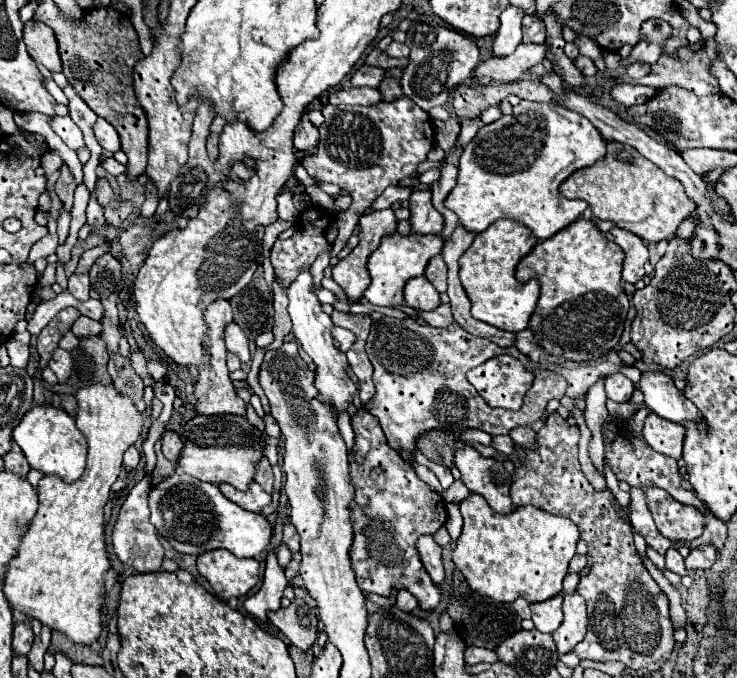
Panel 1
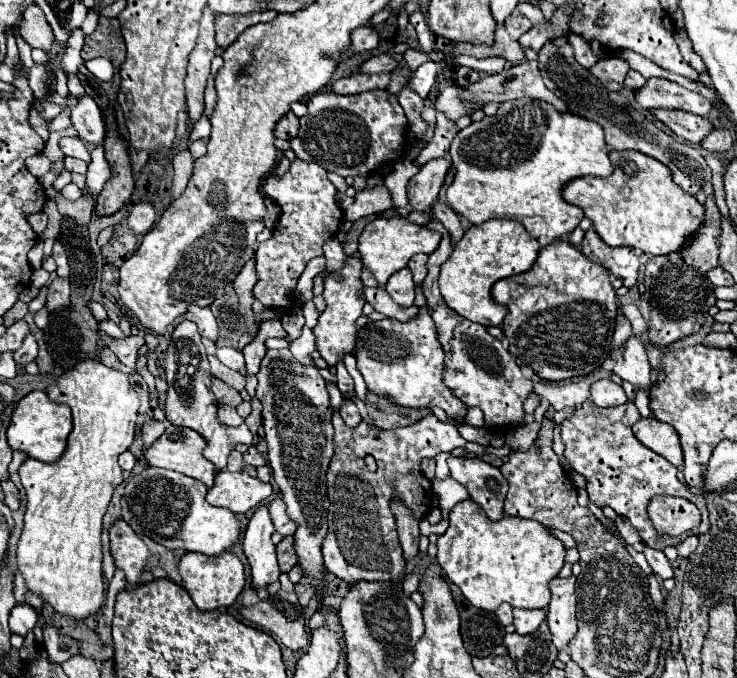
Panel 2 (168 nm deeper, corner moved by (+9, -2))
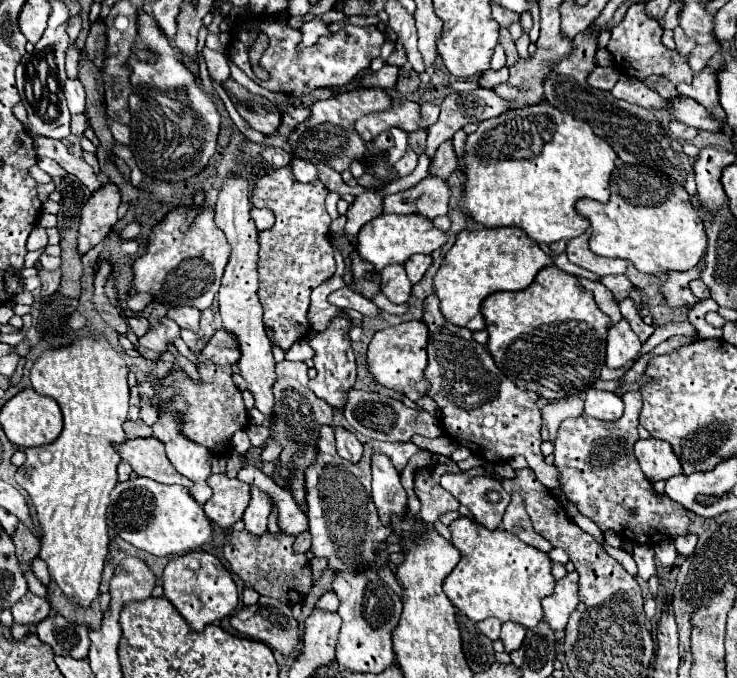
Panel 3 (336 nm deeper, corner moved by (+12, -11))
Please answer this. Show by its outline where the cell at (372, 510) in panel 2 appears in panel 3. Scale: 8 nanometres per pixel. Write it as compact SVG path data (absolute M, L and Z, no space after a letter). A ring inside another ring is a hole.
M330 426L320 428L318 456L316 464L304 472L306 480L306 514L308 514L308 532L312 536L314 556L326 556L328 566L334 572L352 570L360 572L366 566L374 566L376 546L388 538L388 526L378 518L378 512L370 494L370 456L382 452L390 456L392 464L402 470L410 456L420 448L412 442L366 442L364 456L358 464L352 464L336 454L334 448L334 430Z

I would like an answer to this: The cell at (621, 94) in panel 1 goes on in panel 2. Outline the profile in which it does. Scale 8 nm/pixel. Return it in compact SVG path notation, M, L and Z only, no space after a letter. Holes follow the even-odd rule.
M651 77L641 89L635 89L633 99L643 109L683 109L703 117L707 117L713 111L711 101L707 101L703 95L659 77Z

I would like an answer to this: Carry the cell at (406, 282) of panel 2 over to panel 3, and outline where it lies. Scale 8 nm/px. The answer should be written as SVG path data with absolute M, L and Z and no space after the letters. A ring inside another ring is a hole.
M388 264L388 268L384 268L384 272L380 272L382 276L382 294L394 302L394 304L404 304L410 296L410 280L404 272L402 264Z

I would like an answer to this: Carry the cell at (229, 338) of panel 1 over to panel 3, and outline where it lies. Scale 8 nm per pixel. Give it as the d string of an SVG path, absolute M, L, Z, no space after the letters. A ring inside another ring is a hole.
M172 306L168 308L168 318L172 318L180 328L188 328L192 332L198 330L198 320L200 320L200 310L192 306Z

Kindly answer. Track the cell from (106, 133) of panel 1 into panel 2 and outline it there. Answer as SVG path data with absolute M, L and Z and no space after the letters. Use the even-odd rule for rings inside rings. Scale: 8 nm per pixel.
M85 95L79 101L79 105L73 109L71 121L73 121L73 127L75 127L77 135L83 141L93 143L93 145L103 143L103 139L105 139L105 123L103 123L103 117L101 117L101 109L97 107L97 103L89 95Z

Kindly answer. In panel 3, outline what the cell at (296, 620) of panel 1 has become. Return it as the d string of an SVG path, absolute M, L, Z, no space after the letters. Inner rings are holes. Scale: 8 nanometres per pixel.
M260 596L258 604L236 610L230 624L240 634L264 642L284 656L290 656L298 644L298 622L280 600Z

